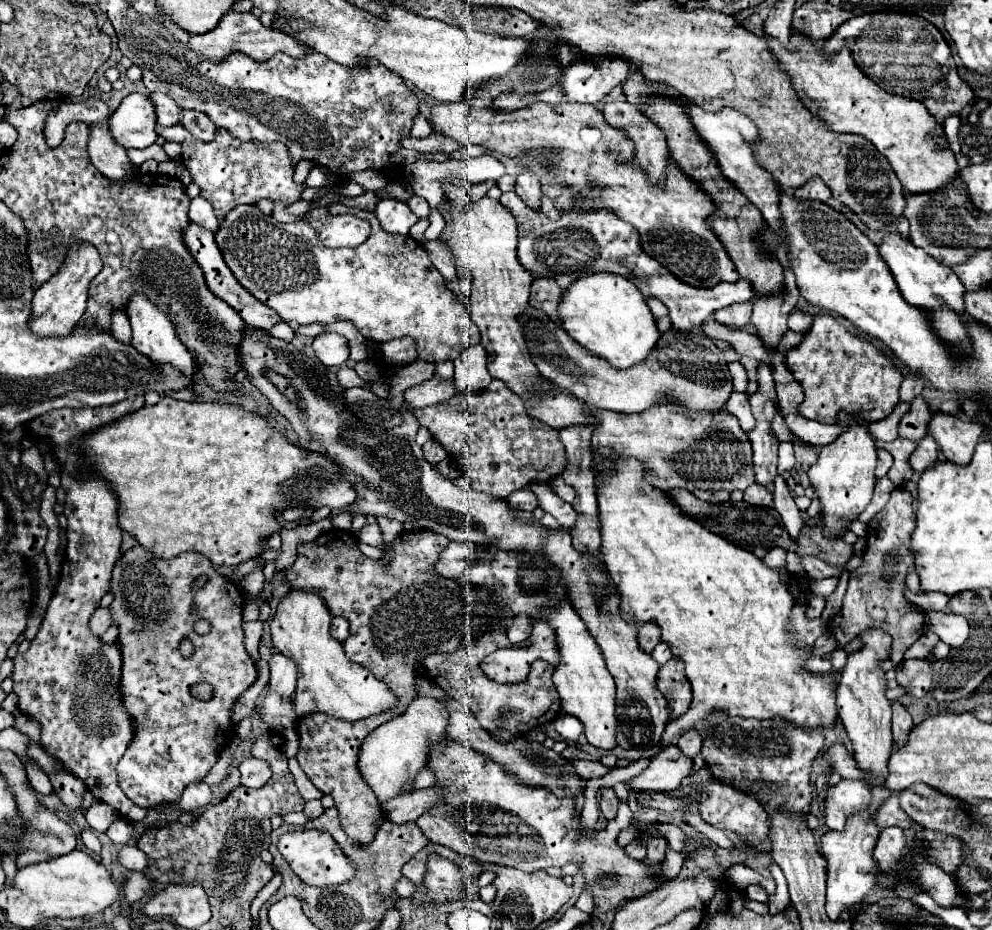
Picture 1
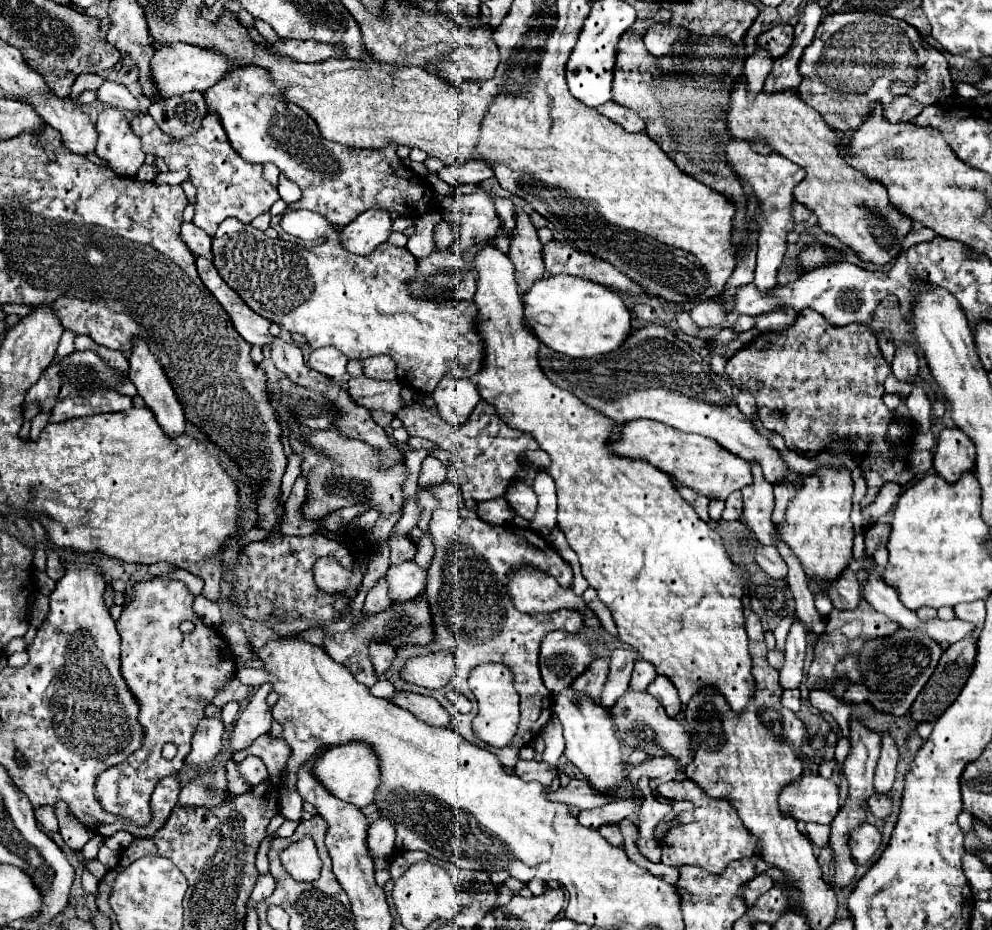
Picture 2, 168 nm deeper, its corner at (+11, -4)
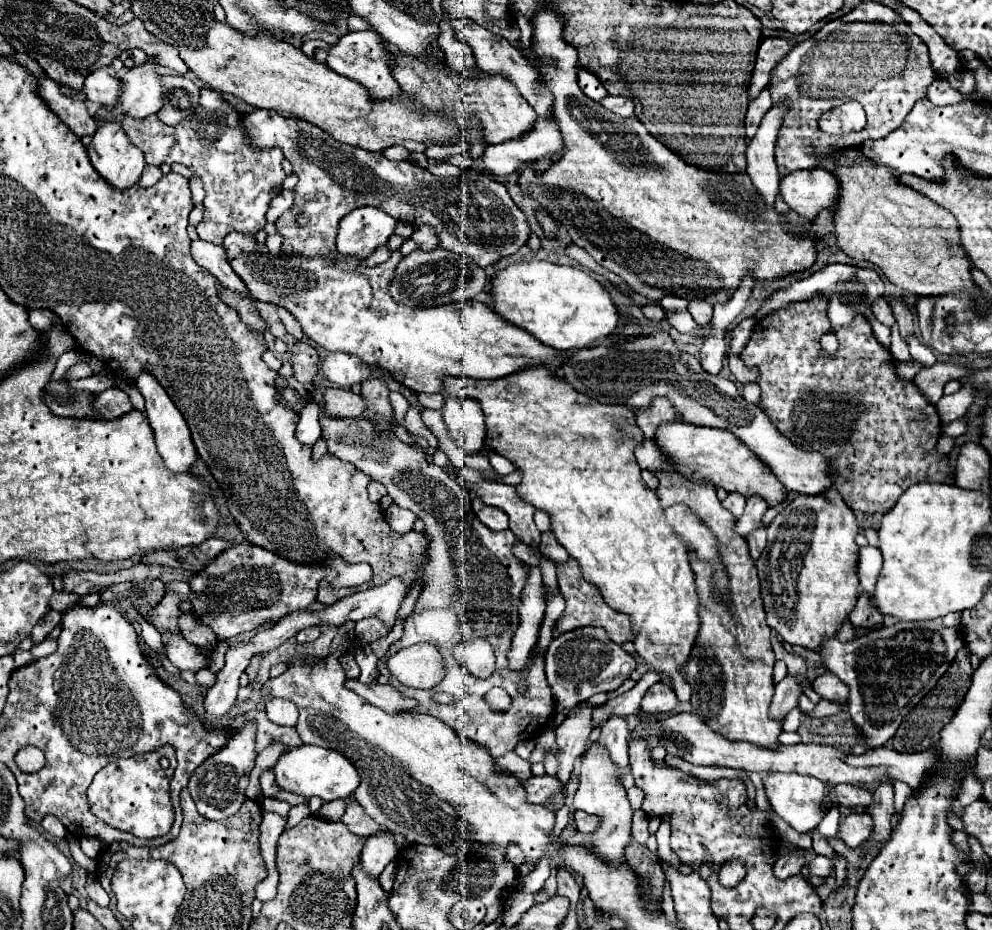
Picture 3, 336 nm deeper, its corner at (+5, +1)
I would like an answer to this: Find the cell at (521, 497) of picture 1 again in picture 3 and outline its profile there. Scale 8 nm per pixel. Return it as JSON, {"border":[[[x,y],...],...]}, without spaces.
{"border":[[[472,499],[472,511],[476,513],[478,521],[482,521],[488,529],[492,529],[492,531],[508,529],[508,515],[504,515],[504,511],[488,507],[488,505],[480,503],[478,499]]]}

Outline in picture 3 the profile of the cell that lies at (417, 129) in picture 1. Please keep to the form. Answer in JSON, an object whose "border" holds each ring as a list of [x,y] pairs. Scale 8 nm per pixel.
{"border":[[[458,143],[454,145],[432,145],[425,150],[428,159],[443,159],[457,154],[464,154],[468,151],[467,143]]]}

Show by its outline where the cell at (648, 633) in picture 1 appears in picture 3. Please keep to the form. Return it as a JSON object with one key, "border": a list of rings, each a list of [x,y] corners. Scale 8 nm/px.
{"border":[[[612,717],[604,723],[604,729],[596,741],[598,745],[604,745],[604,749],[608,749],[608,755],[612,757],[612,761],[622,769],[620,781],[626,789],[634,785],[630,775],[630,765],[628,765],[628,737],[630,737],[630,731],[626,727],[626,721],[622,717]]]}

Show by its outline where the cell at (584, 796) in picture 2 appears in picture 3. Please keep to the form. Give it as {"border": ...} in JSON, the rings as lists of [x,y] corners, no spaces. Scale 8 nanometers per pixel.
{"border":[[[532,775],[522,785],[526,789],[528,803],[544,803],[552,797],[552,793],[556,793],[560,789],[560,781],[556,777],[550,777],[550,775],[540,775],[540,777]]]}

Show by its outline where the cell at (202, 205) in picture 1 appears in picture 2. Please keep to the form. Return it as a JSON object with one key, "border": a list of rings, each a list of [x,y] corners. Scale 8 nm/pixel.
{"border":[[[182,222],[180,228],[182,228],[180,236],[192,252],[212,258],[212,236],[210,234],[206,234],[204,230],[198,230],[198,226],[194,226],[194,222]]]}

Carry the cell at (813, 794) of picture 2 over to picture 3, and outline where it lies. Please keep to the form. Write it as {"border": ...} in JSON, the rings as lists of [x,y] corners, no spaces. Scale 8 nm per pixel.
{"border":[[[768,773],[768,775],[764,775],[762,783],[764,783],[766,797],[768,797],[768,803],[772,805],[772,809],[798,833],[810,833],[822,821],[824,813],[820,809],[820,803],[826,797],[828,789],[816,777],[796,775],[796,773]]]}

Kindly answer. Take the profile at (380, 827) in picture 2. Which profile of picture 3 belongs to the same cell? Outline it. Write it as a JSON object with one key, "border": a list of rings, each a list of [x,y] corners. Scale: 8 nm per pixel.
{"border":[[[382,831],[368,839],[368,843],[362,849],[360,863],[362,863],[362,869],[366,875],[370,875],[372,879],[378,879],[380,873],[384,871],[384,867],[392,859],[396,859],[396,855],[398,855],[398,847],[396,847],[392,835],[388,831]]]}

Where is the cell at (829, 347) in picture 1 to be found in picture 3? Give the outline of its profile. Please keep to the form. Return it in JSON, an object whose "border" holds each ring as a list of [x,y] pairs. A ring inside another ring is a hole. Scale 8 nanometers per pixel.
{"border":[[[812,297],[786,305],[756,321],[740,359],[748,369],[758,369],[760,373],[756,381],[762,391],[758,407],[768,415],[774,427],[788,435],[800,449],[818,451],[832,461],[838,471],[838,493],[852,511],[886,513],[914,483],[936,481],[954,485],[948,457],[936,449],[938,437],[942,435],[942,421],[936,407],[926,397],[920,397],[914,383],[898,377],[892,353],[876,341],[872,327],[864,317],[856,317],[852,325],[834,327],[828,321],[826,309],[828,301],[824,301],[824,297]],[[824,333],[834,333],[838,337],[834,355],[826,353],[820,345]]]}

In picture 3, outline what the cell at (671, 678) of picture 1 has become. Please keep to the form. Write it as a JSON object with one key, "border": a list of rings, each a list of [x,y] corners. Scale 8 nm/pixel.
{"border":[[[656,683],[648,689],[640,703],[640,711],[644,715],[664,715],[676,707],[678,699],[674,689],[668,683]]]}

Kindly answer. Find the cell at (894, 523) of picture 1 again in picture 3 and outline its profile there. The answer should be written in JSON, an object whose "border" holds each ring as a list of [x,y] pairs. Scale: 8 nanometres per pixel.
{"border":[[[824,673],[812,683],[812,687],[822,699],[828,699],[834,703],[844,703],[848,699],[848,687],[834,673]]]}

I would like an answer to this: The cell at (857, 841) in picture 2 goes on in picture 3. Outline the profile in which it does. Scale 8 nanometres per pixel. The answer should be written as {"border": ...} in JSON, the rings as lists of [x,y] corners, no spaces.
{"border":[[[850,813],[840,821],[838,827],[838,837],[848,845],[848,847],[858,847],[862,841],[866,841],[872,833],[872,817],[868,813]]]}

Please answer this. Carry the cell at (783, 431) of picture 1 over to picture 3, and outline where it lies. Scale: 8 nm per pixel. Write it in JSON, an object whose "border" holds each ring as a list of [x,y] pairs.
{"border":[[[728,355],[728,361],[730,361],[732,377],[734,377],[736,381],[744,381],[744,383],[752,383],[752,381],[756,381],[758,373],[748,371],[748,369],[746,369],[746,365],[740,361],[740,357],[738,357],[738,355]]]}

